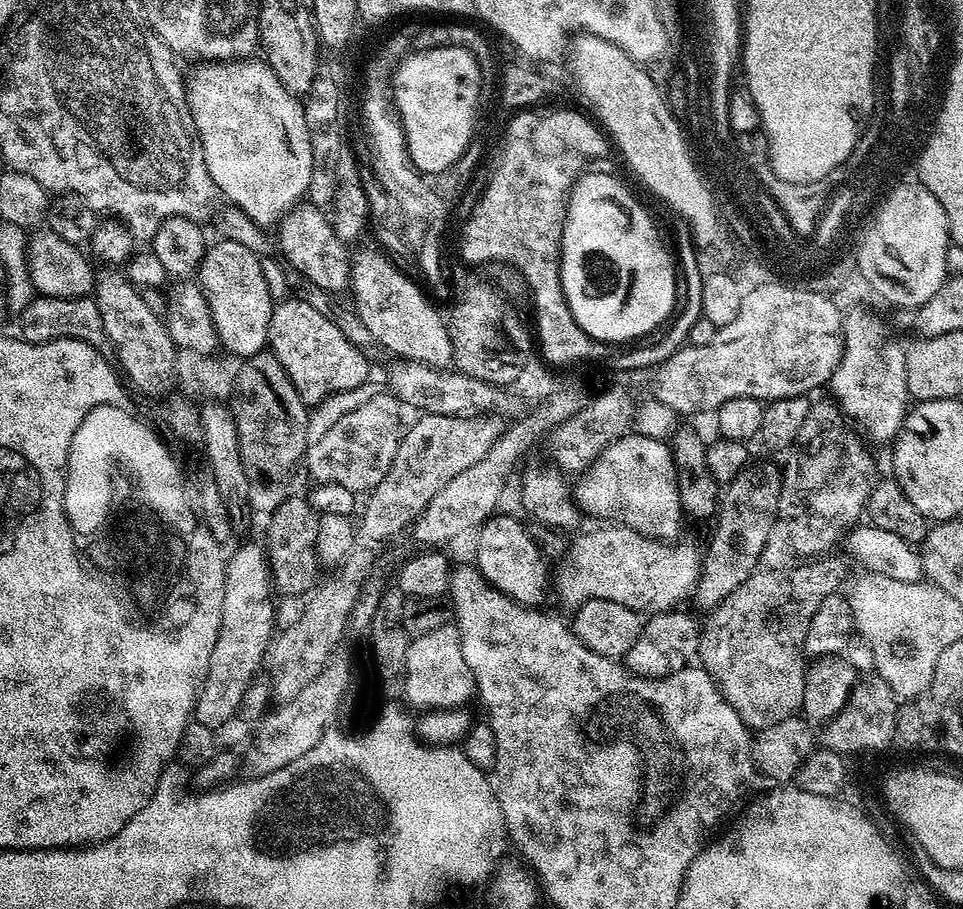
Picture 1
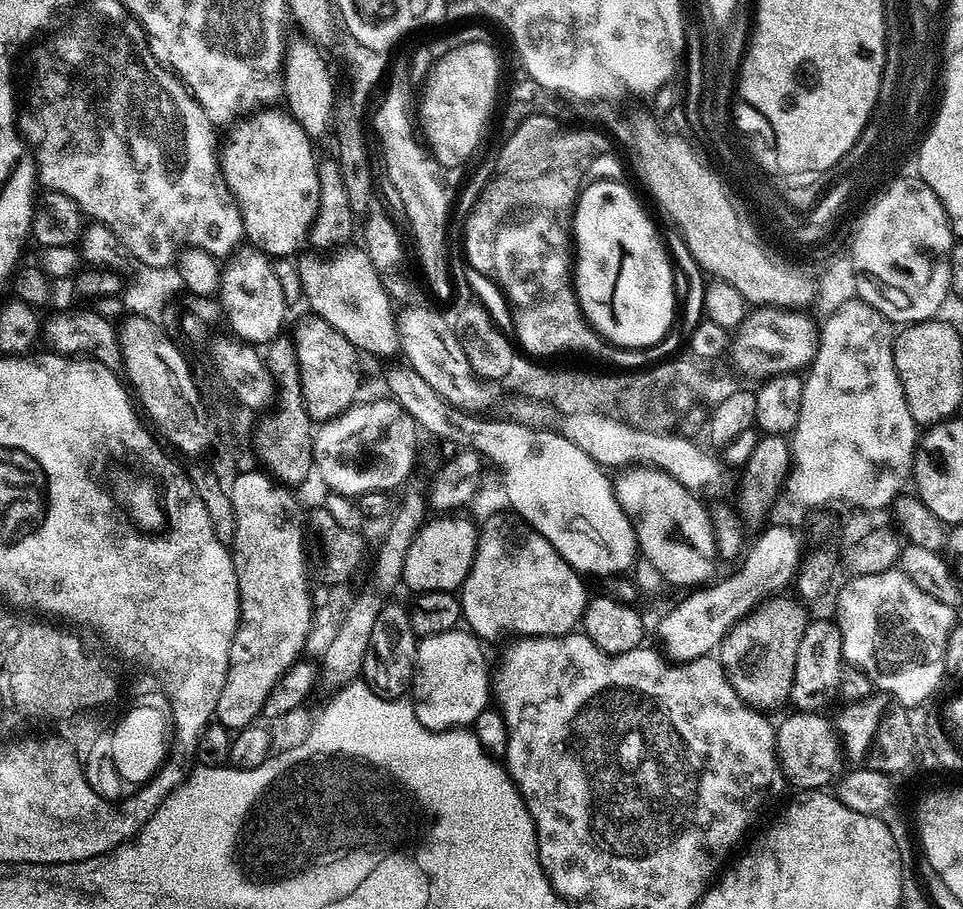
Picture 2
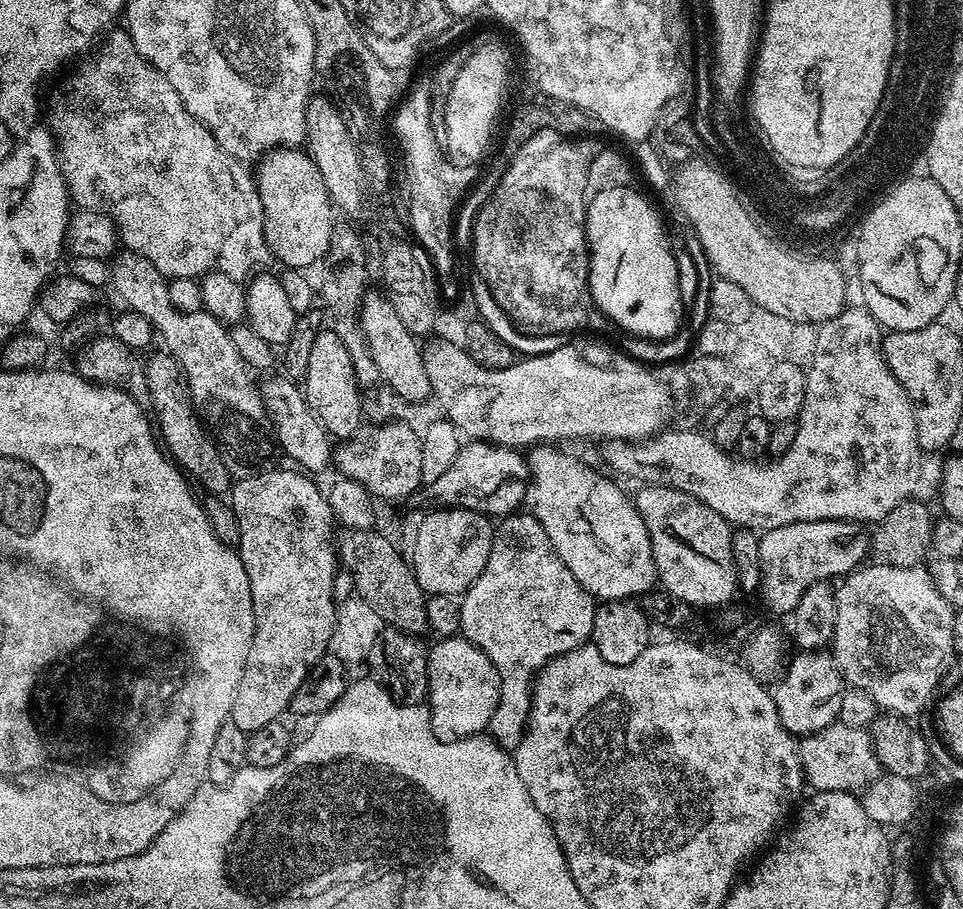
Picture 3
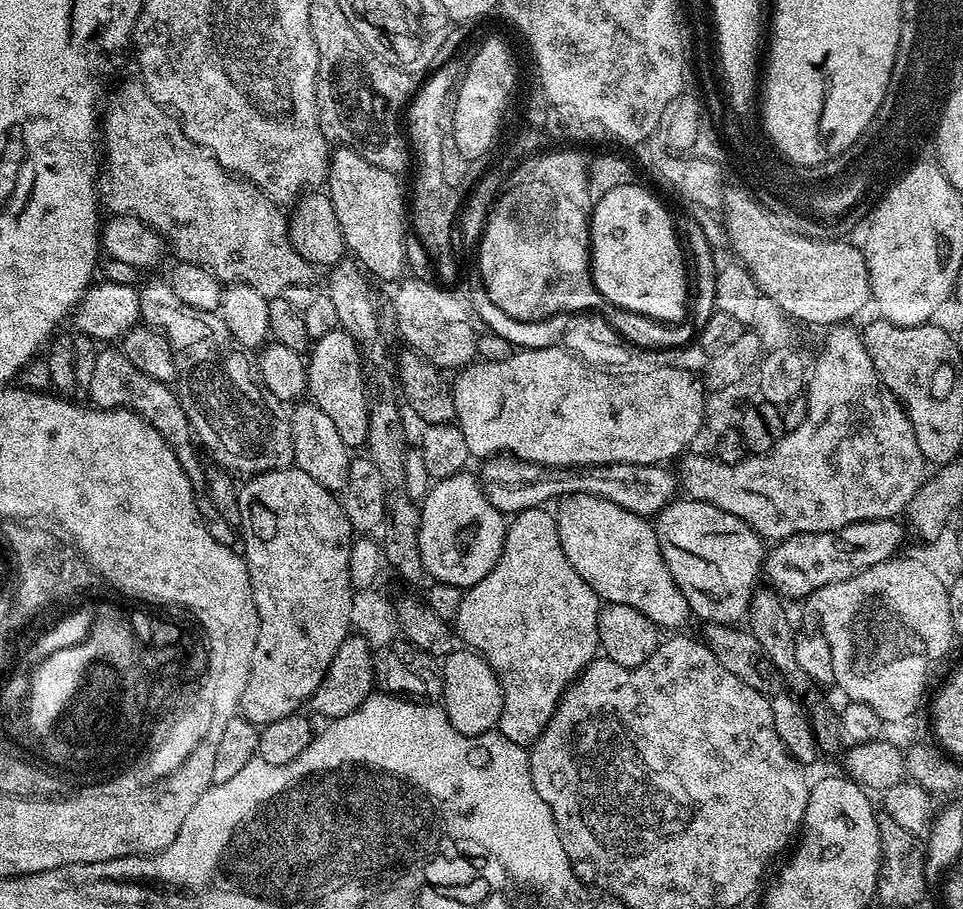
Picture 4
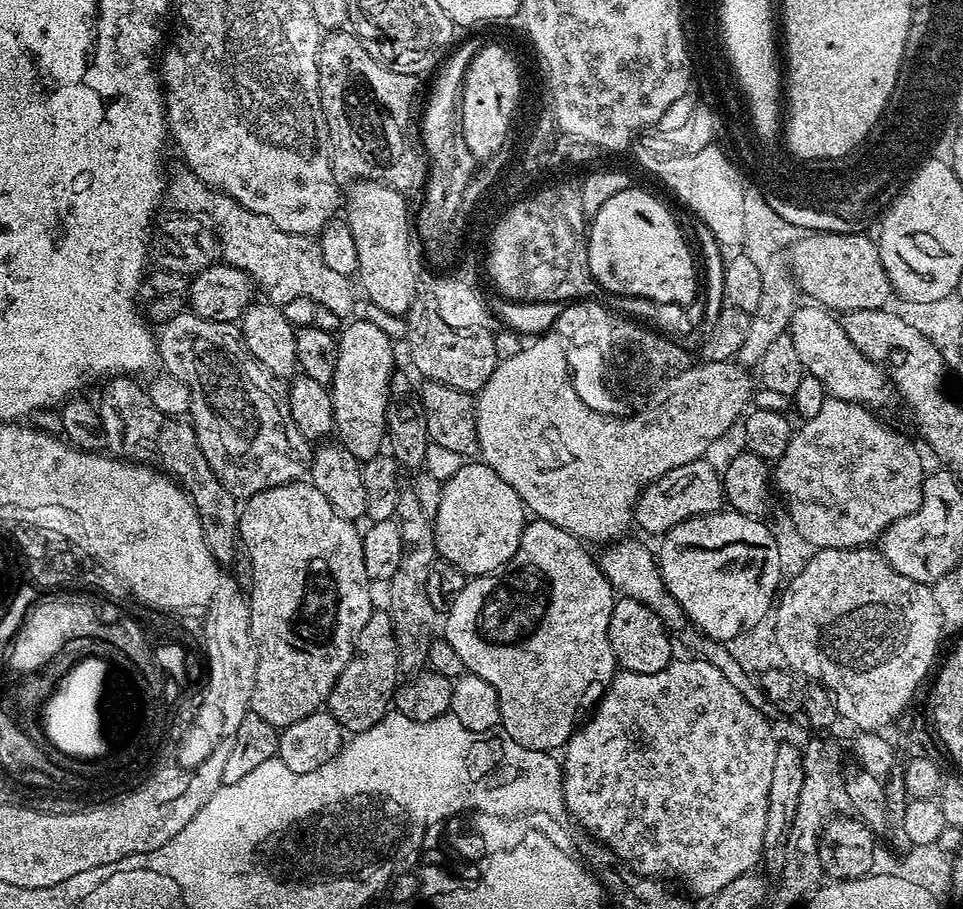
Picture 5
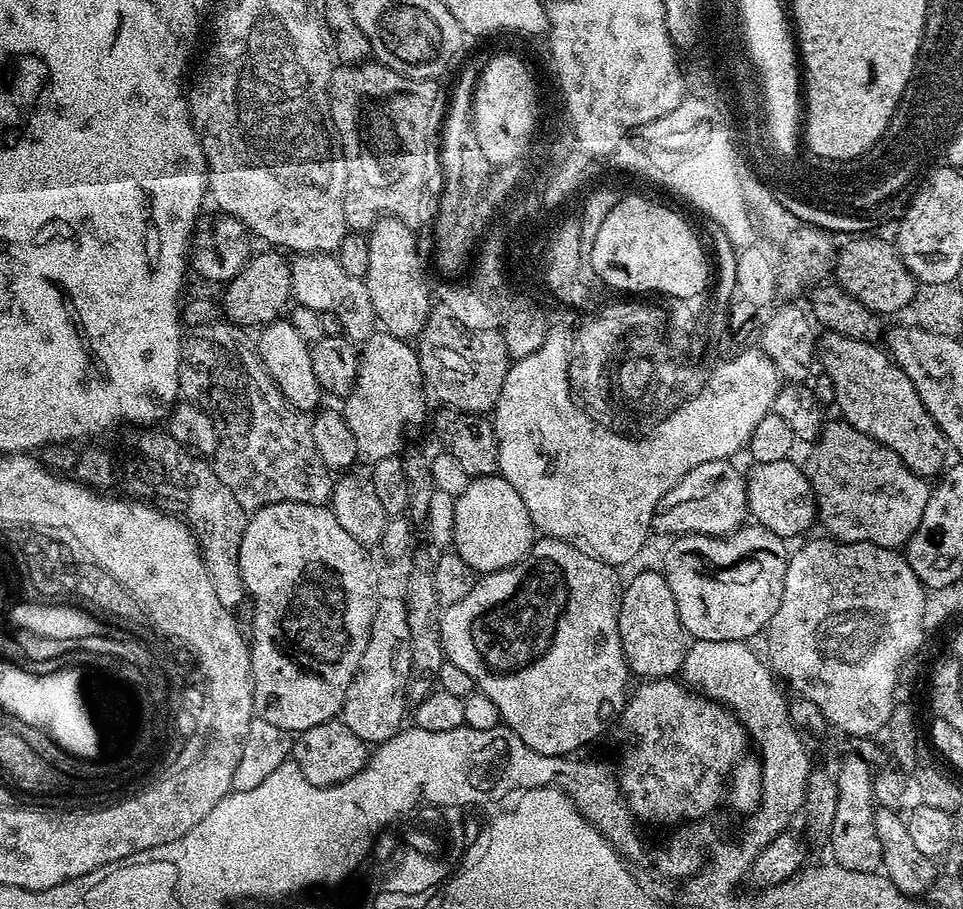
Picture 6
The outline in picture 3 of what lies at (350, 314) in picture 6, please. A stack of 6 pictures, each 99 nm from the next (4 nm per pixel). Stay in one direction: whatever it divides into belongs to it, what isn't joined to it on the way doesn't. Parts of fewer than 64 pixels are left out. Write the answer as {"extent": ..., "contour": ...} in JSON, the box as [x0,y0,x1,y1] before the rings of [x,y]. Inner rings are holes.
{"extent":[50,31,270,281],"contour":[[[109,31],[103,37],[99,47],[91,54],[85,55],[79,61],[81,64],[65,78],[64,85],[60,88],[60,105],[53,110],[52,120],[50,119],[50,131],[56,142],[56,162],[60,165],[60,172],[64,176],[64,185],[68,188],[69,197],[75,203],[77,200],[80,203],[77,205],[81,209],[101,212],[110,217],[116,223],[119,243],[127,251],[136,252],[142,258],[146,258],[146,262],[150,262],[150,266],[154,266],[154,270],[161,272],[165,278],[173,280],[199,278],[206,272],[221,272],[238,281],[251,277],[257,270],[263,269],[267,265],[264,263],[269,263],[270,260],[264,237],[264,211],[253,173],[249,169],[247,172],[244,169],[247,167],[241,161],[220,149],[218,142],[210,134],[210,130],[202,126],[202,122],[194,119],[190,110],[186,110],[186,106],[182,106],[182,98],[178,98],[178,92],[174,90],[174,86],[170,86],[170,82],[166,82],[163,74],[148,64],[146,58],[138,54],[127,31],[116,31]]]}

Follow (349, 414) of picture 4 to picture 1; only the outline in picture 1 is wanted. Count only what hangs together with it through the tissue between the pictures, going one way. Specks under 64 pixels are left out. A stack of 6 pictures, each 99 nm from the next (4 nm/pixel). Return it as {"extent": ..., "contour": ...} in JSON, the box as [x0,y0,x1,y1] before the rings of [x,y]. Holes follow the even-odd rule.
{"extent":[267,298,369,406],"contour":[[[287,298],[272,309],[267,347],[282,362],[298,398],[309,406],[315,406],[339,392],[363,388],[369,383],[368,360],[352,345],[352,340],[339,323],[320,314],[303,298]]]}

